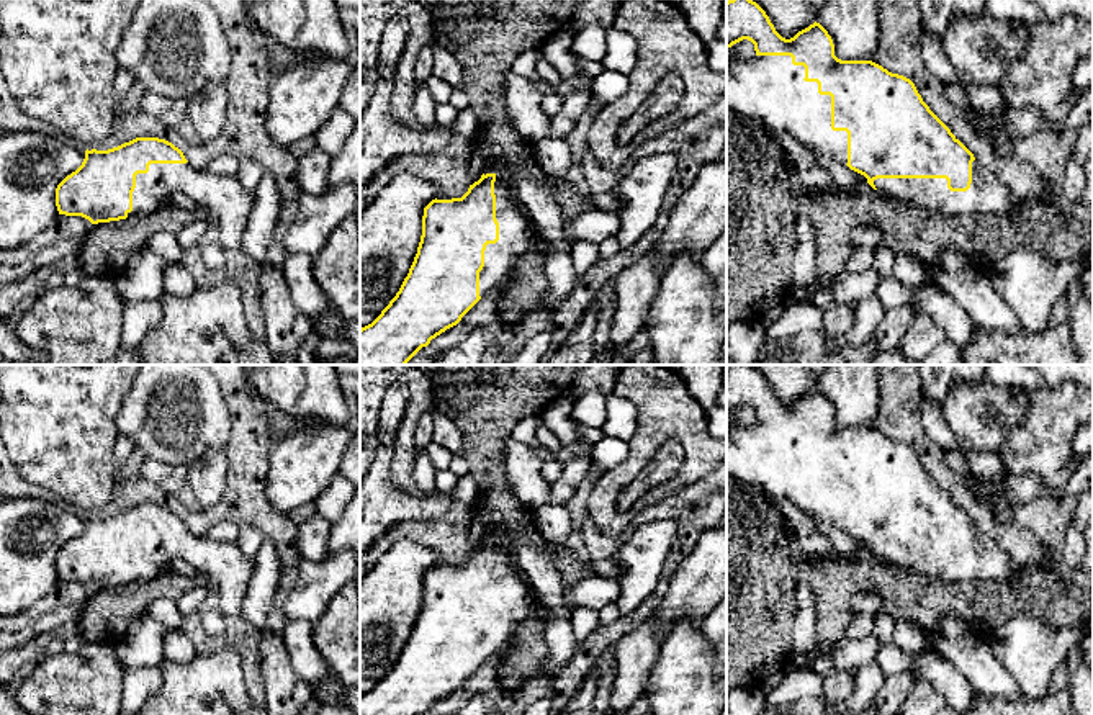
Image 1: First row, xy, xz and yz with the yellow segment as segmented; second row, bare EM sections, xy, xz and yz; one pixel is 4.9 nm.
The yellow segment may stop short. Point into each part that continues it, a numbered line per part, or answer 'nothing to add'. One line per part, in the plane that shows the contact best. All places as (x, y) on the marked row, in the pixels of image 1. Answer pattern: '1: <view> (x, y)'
1: yz (769, 89)
2: yz (987, 195)

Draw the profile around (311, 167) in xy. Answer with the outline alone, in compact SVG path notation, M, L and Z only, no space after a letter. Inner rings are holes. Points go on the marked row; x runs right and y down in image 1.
M319 149L296 159L296 185L301 193L319 195L329 188L331 160L332 157Z

